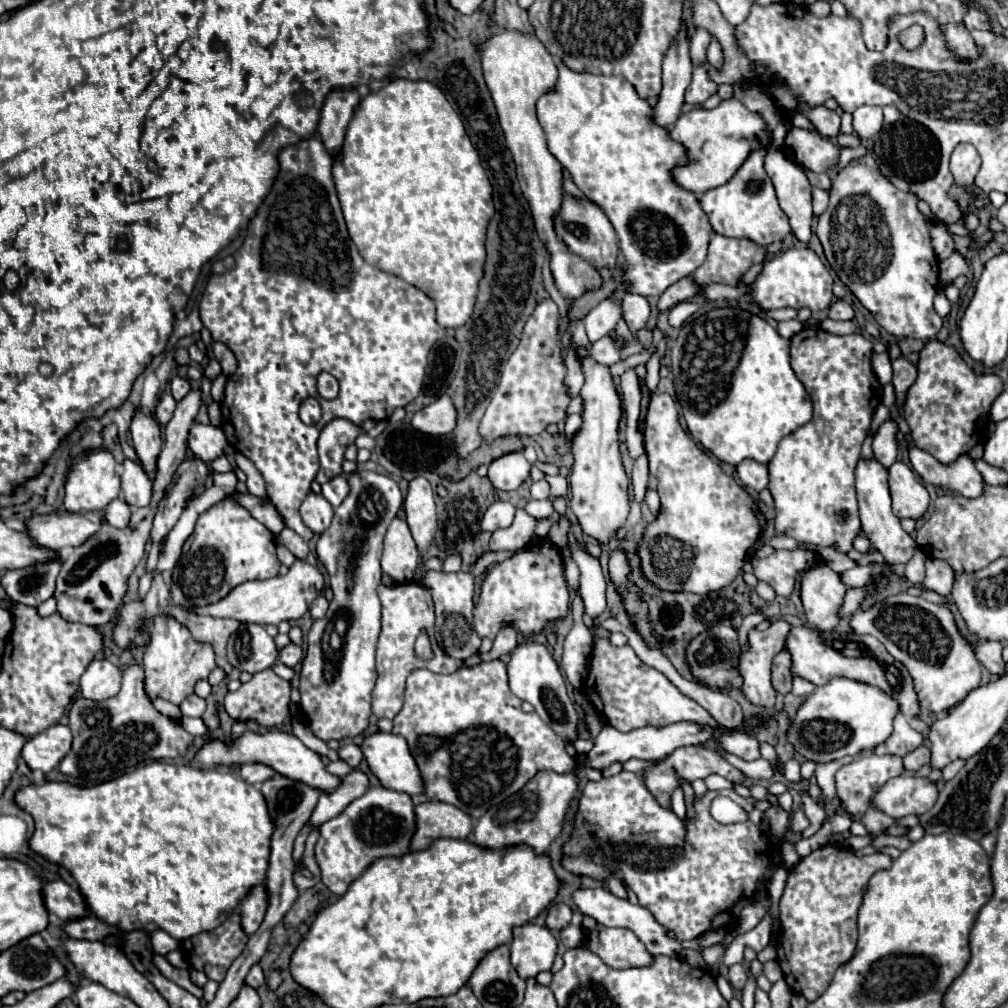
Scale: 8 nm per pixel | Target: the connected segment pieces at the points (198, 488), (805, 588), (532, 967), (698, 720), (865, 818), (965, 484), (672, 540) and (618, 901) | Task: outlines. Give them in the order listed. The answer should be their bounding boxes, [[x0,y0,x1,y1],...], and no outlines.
[[149,458,211,564],[801,562,847,630],[511,922,557,978],[581,636,761,760],[835,754,905,836],[909,446,985,498],[639,392,761,594],[573,888,681,956]]

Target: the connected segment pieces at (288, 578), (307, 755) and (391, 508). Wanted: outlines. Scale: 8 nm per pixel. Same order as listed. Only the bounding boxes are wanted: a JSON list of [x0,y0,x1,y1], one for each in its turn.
[[187,560,325,626],[193,730,341,794],[299,470,403,740]]

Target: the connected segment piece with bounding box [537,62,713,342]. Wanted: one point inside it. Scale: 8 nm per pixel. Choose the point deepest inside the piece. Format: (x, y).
(597, 127)

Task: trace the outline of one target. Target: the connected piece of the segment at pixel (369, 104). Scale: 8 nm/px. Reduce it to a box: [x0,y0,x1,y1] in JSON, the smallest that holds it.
[333,78,493,328]

